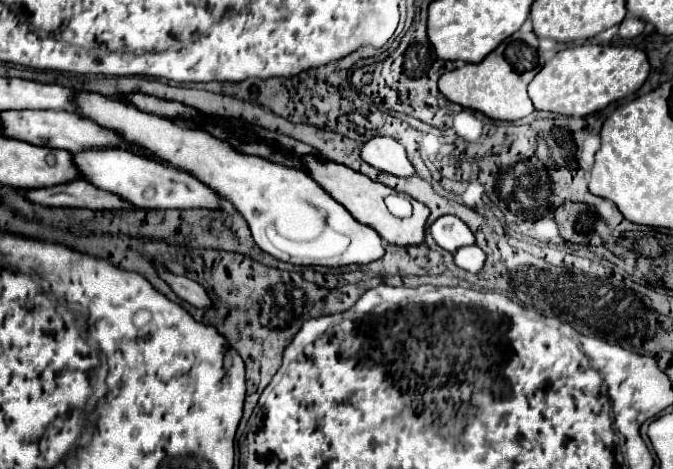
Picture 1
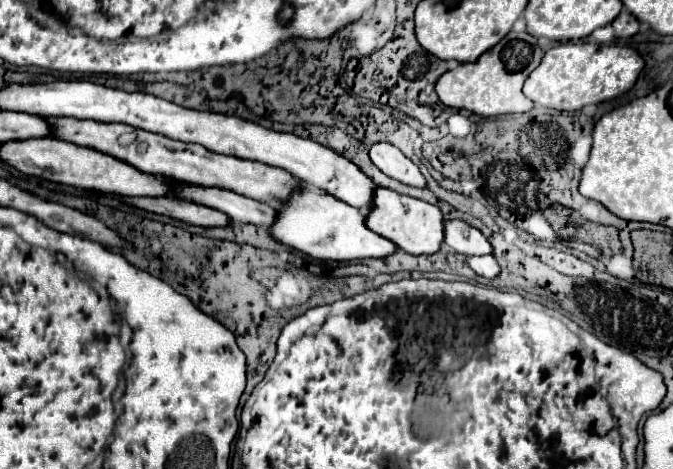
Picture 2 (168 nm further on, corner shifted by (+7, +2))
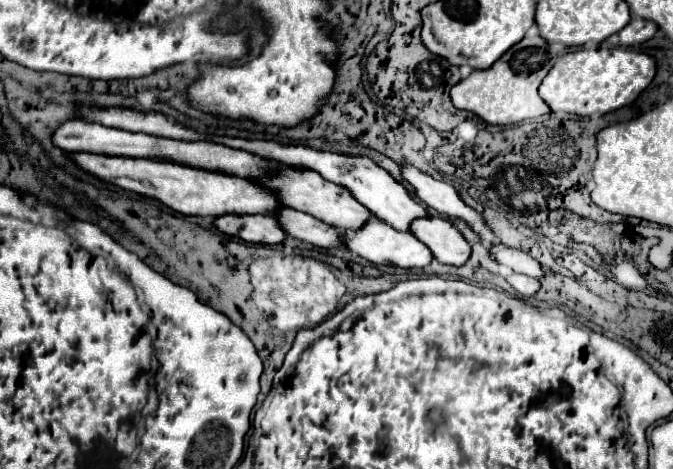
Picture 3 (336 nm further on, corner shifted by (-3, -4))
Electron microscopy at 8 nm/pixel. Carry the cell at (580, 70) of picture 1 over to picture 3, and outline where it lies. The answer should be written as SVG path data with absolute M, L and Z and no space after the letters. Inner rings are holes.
M624 47L580 49L570 51L556 61L540 85L540 97L552 111L564 111L580 117L592 113L610 113L632 105L634 99L652 83L654 75L656 61L646 53Z

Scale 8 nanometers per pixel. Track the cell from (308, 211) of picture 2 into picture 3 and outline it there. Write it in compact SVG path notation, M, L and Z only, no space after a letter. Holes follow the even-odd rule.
M376 217L370 223L366 223L360 231L356 231L352 237L346 235L346 249L376 265L392 265L392 267L402 267L402 269L422 269L430 265L434 259L432 251L424 243L420 243L412 233L396 231L394 227L390 227L388 223Z

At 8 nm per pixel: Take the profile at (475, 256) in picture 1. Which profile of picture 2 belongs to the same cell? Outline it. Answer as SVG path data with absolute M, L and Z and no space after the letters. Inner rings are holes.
M486 255L486 257L468 257L466 263L480 277L492 279L492 277L496 277L500 273L500 267L498 267L498 263L494 261L492 255Z

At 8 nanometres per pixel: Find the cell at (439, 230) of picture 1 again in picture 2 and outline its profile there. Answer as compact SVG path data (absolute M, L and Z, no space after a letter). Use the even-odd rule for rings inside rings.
M462 219L444 221L444 243L454 253L462 253L462 255L488 255L488 253L492 253L492 247L486 241L486 237L478 229L464 223Z

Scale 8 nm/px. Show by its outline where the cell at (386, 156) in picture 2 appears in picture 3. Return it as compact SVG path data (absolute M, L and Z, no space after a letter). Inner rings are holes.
M404 165L402 167L402 175L416 189L416 195L426 205L434 207L438 213L442 213L442 215L446 215L450 219L460 219L460 221L468 223L470 229L482 239L482 243L486 247L500 243L498 237L492 233L492 229L486 225L484 217L478 211L474 211L472 207L468 207L460 199L458 191L450 183L438 181L438 179L414 169L412 165Z

